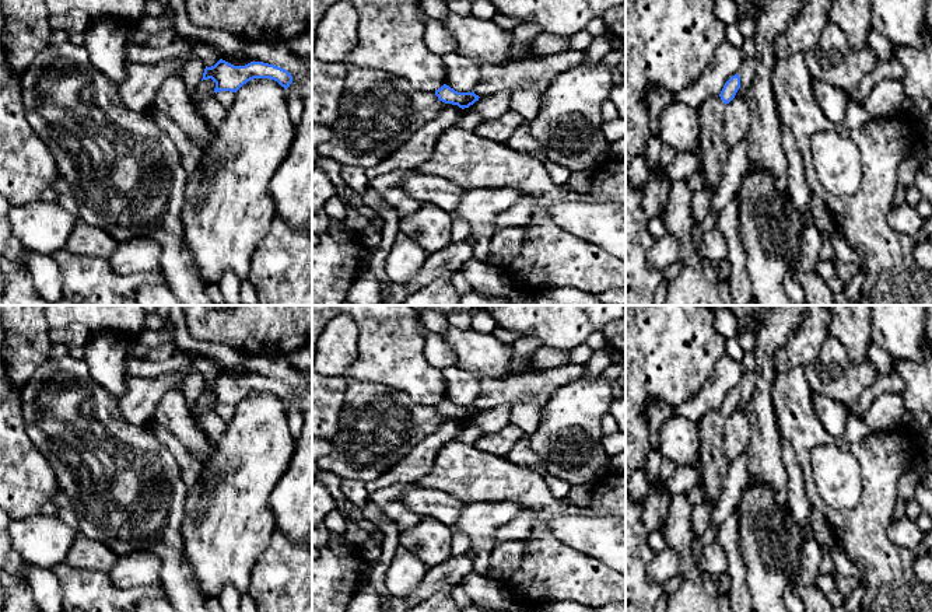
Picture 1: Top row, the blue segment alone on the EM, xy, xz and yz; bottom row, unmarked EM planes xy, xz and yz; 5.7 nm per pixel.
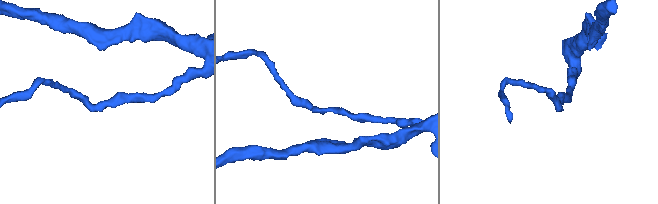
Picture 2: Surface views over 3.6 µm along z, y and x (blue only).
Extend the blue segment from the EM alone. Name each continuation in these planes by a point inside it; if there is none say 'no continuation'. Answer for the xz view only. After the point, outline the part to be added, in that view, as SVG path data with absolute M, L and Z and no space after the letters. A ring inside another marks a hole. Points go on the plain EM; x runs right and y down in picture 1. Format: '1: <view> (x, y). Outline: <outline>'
no continuation

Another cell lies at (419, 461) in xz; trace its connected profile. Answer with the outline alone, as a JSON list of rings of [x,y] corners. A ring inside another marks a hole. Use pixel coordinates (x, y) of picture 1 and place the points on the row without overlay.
[[[458,419],[448,420],[431,436],[421,440],[404,458],[389,471],[381,473],[368,483],[369,492],[375,492],[397,483],[416,483],[427,475],[435,461],[437,452],[451,440],[455,440],[463,423]]]

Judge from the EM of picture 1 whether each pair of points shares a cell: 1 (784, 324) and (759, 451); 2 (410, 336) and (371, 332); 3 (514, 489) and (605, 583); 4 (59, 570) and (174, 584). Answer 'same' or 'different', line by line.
1: same
2: same
3: same
4: different

